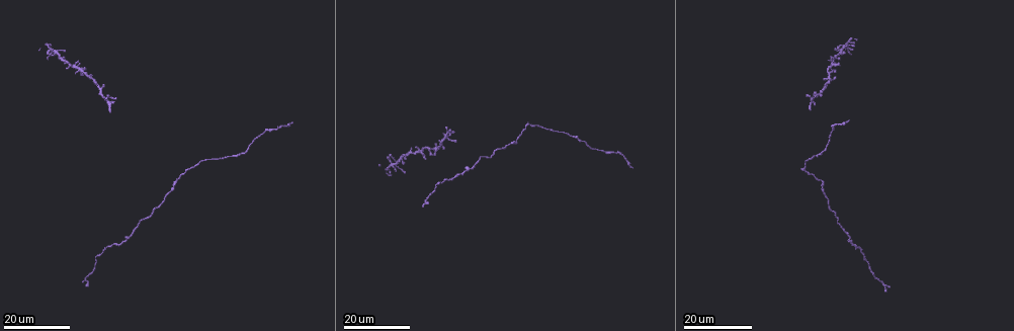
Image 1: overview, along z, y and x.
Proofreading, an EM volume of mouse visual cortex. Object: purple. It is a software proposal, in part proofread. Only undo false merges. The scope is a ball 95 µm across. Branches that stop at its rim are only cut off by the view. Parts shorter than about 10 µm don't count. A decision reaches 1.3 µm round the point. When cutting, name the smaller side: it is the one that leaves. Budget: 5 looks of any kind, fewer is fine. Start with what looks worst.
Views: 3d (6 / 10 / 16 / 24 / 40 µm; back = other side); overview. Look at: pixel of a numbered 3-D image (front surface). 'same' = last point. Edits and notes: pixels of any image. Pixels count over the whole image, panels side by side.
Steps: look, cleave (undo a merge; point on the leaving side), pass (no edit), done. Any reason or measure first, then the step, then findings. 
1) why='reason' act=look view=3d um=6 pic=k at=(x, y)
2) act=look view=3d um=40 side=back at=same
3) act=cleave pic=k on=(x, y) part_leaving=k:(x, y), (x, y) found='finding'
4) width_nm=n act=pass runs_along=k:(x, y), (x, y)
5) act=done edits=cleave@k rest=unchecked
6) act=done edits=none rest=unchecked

why='sudden change in width' act=look view=3d um=24 pic=1 at=(467, 170)

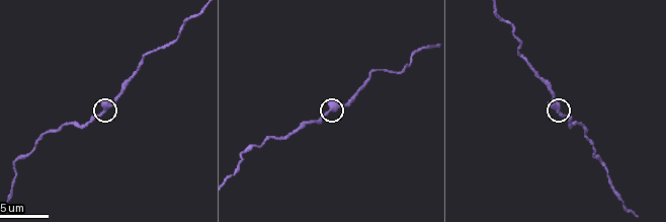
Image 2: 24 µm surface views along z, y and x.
act=look view=3d um=6 pic=2 at=(329, 110)

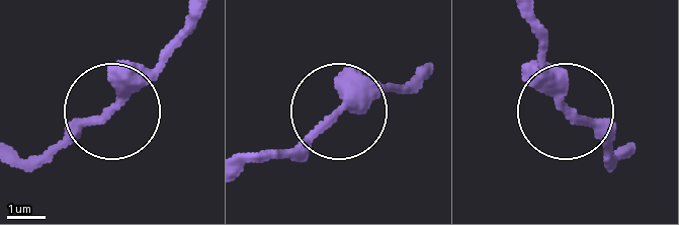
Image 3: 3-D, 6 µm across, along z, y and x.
act=pass runs_along=3:(423, 63), (268, 159) found='one cell here'

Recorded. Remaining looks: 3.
why='sudden change in width' act=look view=3d um=24 pic=1 at=(175, 179)

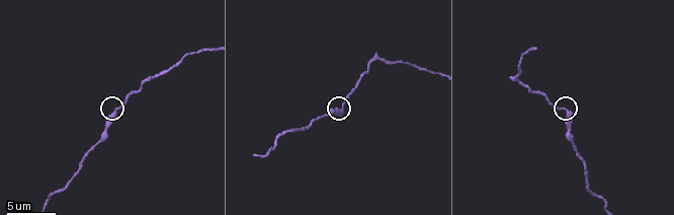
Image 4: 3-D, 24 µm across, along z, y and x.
act=look view=3d um=10 pic=4 at=(113, 110)

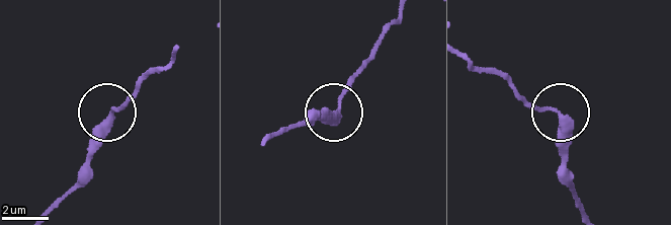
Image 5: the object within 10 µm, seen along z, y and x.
act=pass runs_along=5:(140, 74), (135, 89), (111, 108), (107, 136), (78, 180) found='all the same cell'

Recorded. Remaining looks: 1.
act=done edits=none rest=unchecked

